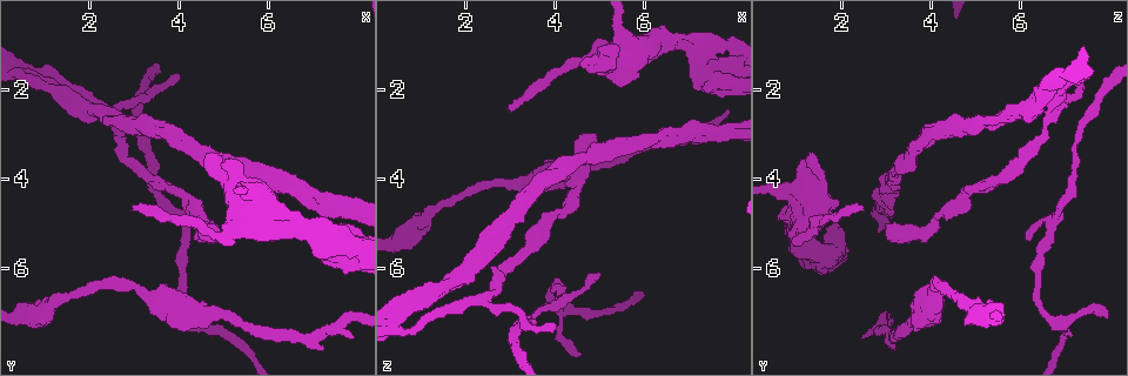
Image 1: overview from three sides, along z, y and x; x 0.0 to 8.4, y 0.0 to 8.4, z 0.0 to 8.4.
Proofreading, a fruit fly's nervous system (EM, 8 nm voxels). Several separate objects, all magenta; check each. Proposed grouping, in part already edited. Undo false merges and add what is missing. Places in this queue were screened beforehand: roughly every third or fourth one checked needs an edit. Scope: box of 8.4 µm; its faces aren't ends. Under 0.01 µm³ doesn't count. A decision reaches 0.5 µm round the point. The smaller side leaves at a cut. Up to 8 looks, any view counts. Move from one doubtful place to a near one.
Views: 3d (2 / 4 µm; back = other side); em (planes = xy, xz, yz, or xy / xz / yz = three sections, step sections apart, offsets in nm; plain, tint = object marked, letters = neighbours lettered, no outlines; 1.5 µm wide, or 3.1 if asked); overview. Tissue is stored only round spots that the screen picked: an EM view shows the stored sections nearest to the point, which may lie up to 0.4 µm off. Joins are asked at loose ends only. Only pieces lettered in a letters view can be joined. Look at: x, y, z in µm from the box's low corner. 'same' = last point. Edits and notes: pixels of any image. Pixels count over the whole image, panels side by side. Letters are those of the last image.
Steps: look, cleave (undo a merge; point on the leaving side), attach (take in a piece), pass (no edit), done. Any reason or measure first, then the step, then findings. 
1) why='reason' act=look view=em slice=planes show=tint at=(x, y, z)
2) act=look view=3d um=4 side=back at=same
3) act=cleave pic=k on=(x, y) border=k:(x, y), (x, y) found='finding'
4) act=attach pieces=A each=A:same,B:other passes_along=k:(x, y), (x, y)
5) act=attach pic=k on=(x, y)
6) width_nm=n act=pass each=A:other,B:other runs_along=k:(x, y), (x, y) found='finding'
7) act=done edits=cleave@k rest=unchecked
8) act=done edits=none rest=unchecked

why='three-way junction' act=look view=3d um=4 at=(2.45, 2.70, 6.60)

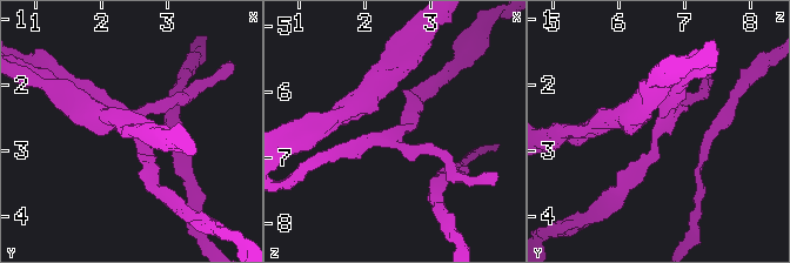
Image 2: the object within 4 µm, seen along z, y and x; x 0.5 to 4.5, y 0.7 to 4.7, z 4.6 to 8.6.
arms=3 arm_widths_nm=180,220,220 why='now the EM' act=look view=em slice=xz step=4 show=tint at=(2.45, 2.65, 6.60)

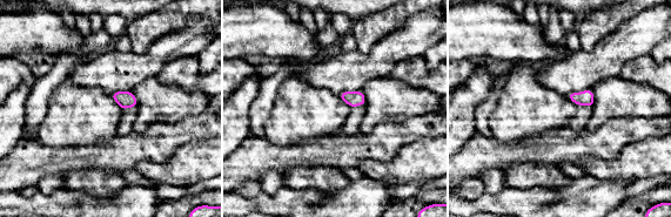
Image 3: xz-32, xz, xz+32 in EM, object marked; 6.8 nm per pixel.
act=look view=em slice=yz step=4 show=letters at=same

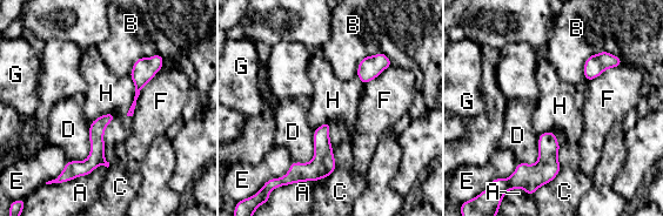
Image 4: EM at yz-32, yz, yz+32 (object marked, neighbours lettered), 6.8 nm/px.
longest_contact=F:380nm act=pass each=A:other,B:other,C:other,D:other,E:other,F:other,G:other,H:other runs_along=4:(111, 116), (96, 129), (96, 154), (72, 163) found='one neuron here'

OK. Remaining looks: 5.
why='an open end' act=look view=3d um=4 at=(0.60, 1.40, 7.50)

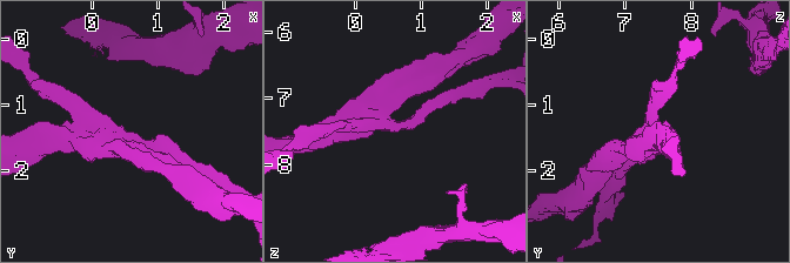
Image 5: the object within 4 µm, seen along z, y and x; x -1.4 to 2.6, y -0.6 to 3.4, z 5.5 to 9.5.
act=look view=em slice=xz step=4 show=letters at=(0.65, 1.40, 7.50)

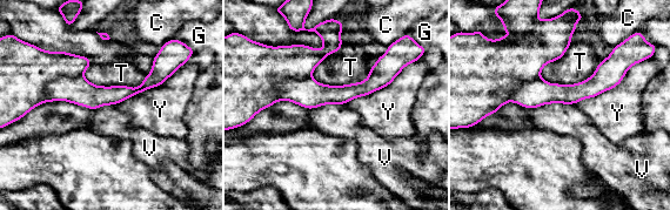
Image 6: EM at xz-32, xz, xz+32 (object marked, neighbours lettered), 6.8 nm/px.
width_nm=130 longest_contact=Y:500nm act=pass each=C:other,G:other,T:other,V:other,Y:other found='no lettered piece goes on from it'

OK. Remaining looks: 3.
act=look view=em slice=yz step=4 show=letters at=(5.00, 5.25, 6.10)

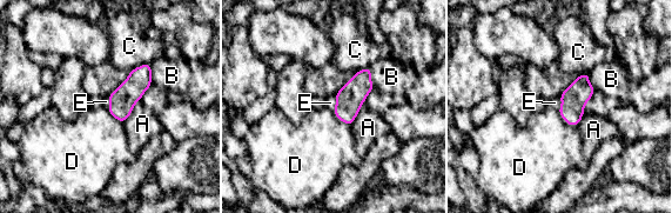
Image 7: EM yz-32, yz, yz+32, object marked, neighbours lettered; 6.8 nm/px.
longest_contact=A:200nm act=attach pic=7 on=(555, 102) each=A:other,B:other,C:other,D:other,E:same found='the neuron continues'

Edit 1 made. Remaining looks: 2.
act=done edits=attach@7 rest=unchecked

